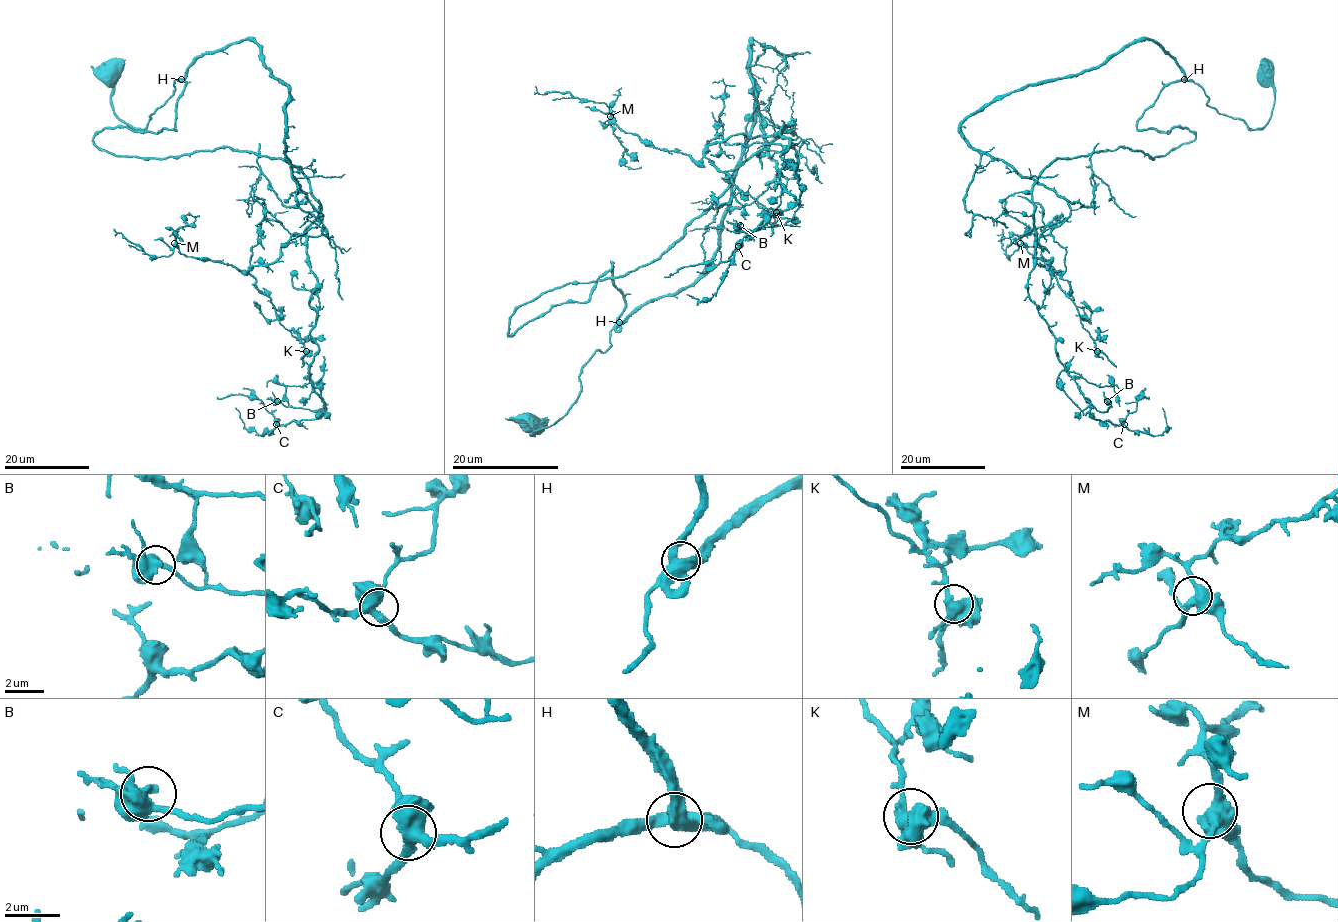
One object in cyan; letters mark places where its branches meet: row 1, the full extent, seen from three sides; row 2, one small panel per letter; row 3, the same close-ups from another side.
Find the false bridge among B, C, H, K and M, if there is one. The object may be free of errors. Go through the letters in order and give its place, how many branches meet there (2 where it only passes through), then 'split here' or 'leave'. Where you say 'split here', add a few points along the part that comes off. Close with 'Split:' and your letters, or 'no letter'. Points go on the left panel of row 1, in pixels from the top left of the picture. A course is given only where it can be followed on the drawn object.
B: (277, 401) | 4 | leave
C: (276, 424) | 4 | leave
H: (181, 79) | 4 | leave
K: (306, 351) | 4 | leave
M: (174, 243) | 3 | leave
Split: no letter

